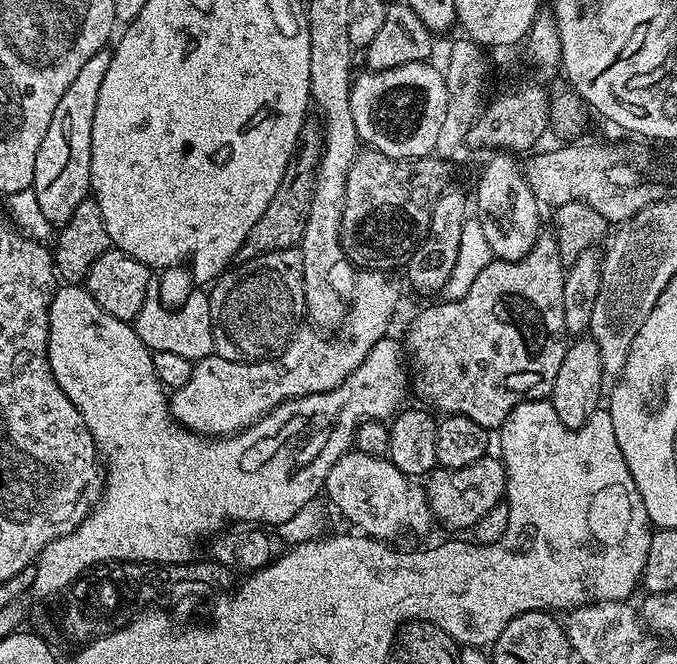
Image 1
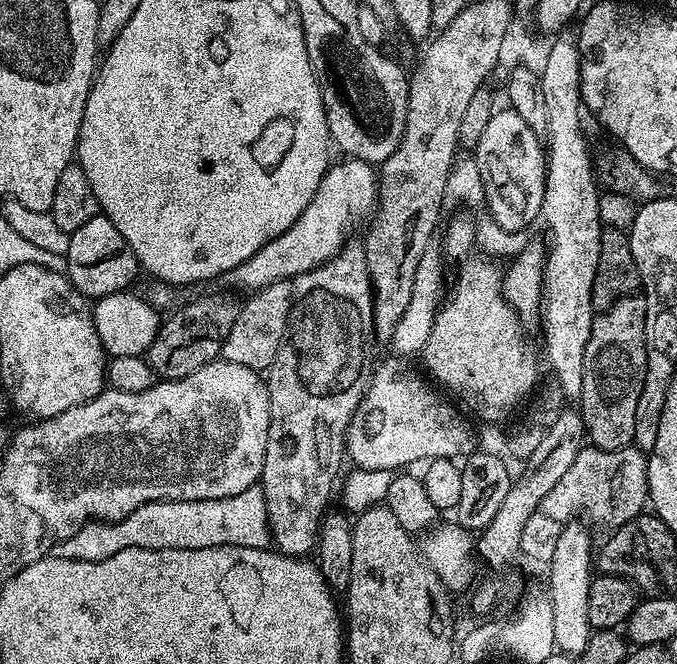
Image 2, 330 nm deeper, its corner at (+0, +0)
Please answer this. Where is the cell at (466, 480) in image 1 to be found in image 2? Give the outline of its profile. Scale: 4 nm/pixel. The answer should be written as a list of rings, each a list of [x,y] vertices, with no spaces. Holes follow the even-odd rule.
[[[586,446],[578,458],[574,458],[574,466],[570,466],[554,485],[554,490],[546,494],[542,511],[561,522],[576,522],[584,515],[583,519],[589,525],[612,524],[611,527],[617,529],[641,515],[648,503],[648,458],[645,453],[635,446],[618,450]]]

